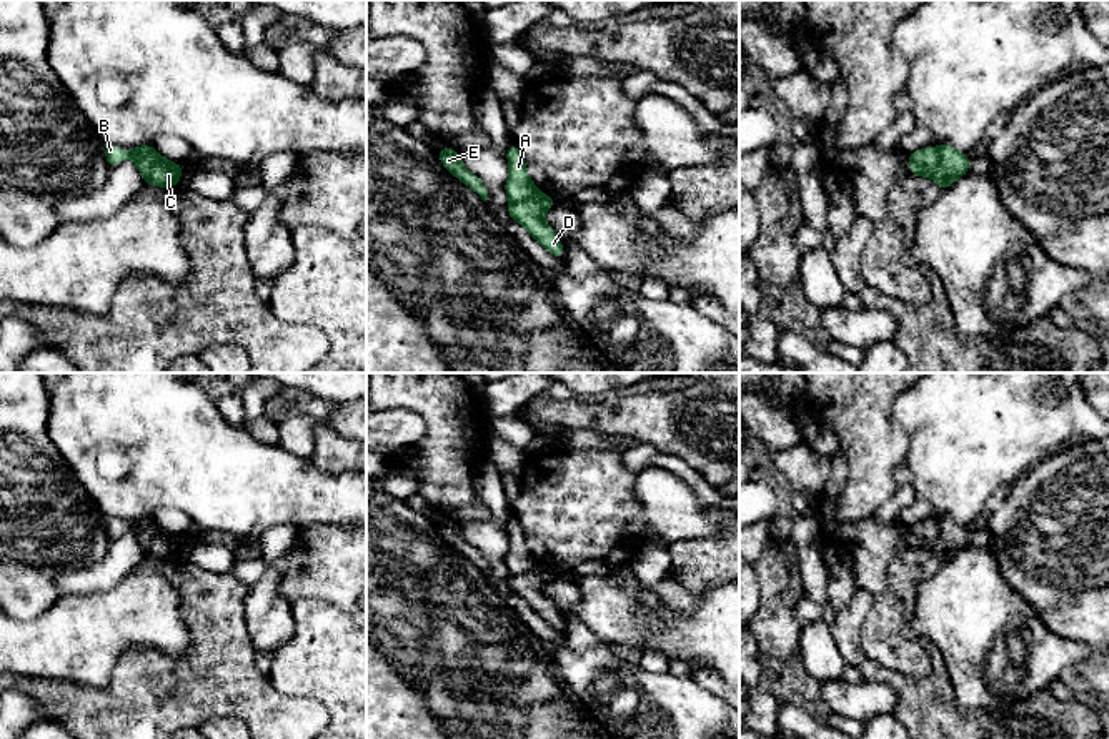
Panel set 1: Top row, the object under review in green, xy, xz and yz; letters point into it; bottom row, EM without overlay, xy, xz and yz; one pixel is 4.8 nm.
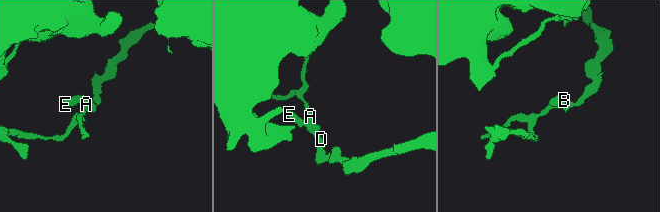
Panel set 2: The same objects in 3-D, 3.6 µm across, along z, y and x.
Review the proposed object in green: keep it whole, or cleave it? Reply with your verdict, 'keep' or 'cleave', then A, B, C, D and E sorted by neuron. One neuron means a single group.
cleave; groups A B E / C D

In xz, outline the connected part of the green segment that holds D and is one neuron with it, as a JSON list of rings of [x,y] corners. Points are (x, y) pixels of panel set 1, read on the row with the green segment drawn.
[[[533,195],[523,201],[510,201],[508,215],[528,233],[538,240],[559,261],[563,260],[563,243],[556,236],[554,230],[545,223],[543,215],[556,203],[556,198],[546,195]]]

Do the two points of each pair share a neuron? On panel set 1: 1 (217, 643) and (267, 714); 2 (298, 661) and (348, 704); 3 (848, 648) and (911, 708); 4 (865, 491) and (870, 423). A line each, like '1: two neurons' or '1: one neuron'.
1: one neuron
2: one neuron
3: one neuron
4: one neuron

